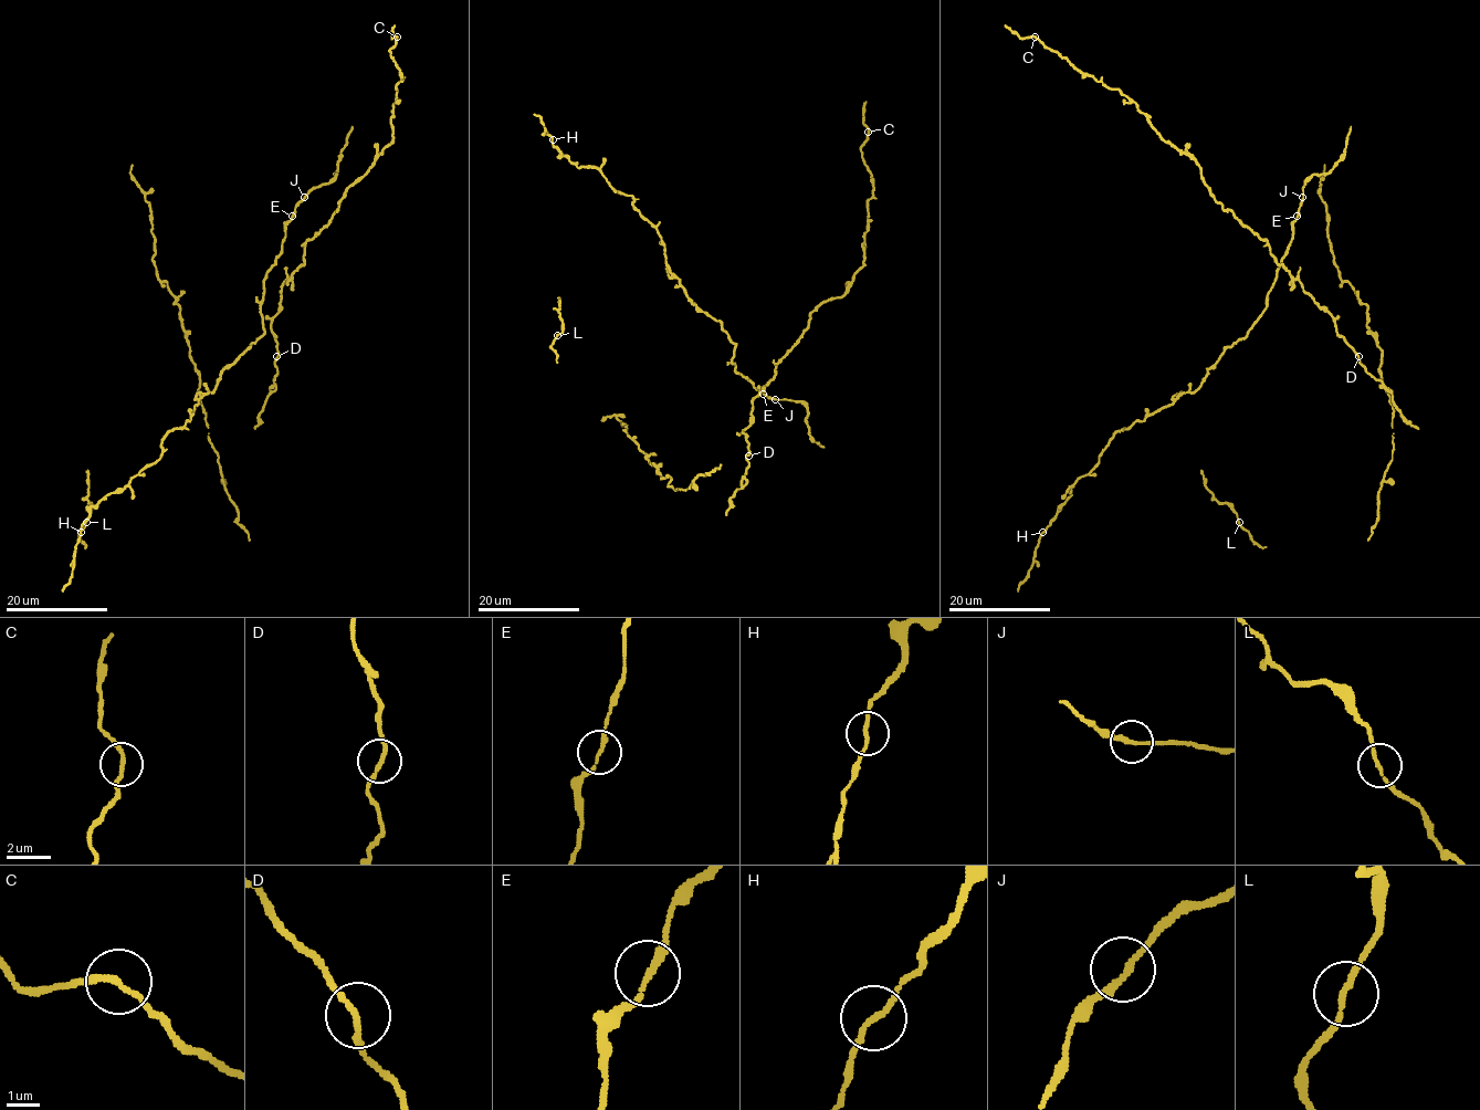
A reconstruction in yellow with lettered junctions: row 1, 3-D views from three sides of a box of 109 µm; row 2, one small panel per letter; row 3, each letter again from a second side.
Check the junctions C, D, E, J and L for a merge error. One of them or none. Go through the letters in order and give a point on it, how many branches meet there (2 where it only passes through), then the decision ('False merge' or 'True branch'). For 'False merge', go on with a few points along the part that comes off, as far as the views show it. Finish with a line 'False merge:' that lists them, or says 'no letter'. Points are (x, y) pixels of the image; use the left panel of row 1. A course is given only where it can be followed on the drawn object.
C: Place: (397, 37). Branches: 2. True branch
D: Place: (276, 356). Branches: 2. True branch
E: Place: (292, 216). Branches: 2. True branch
J: Place: (304, 197). Branches: 2. True branch
L: Place: (86, 522). Branches: 2. True branch
False merge: no letter

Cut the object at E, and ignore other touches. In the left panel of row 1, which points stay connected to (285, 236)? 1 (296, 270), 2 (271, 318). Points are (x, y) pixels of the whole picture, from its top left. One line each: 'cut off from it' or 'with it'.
1: cut off from it
2: cut off from it

